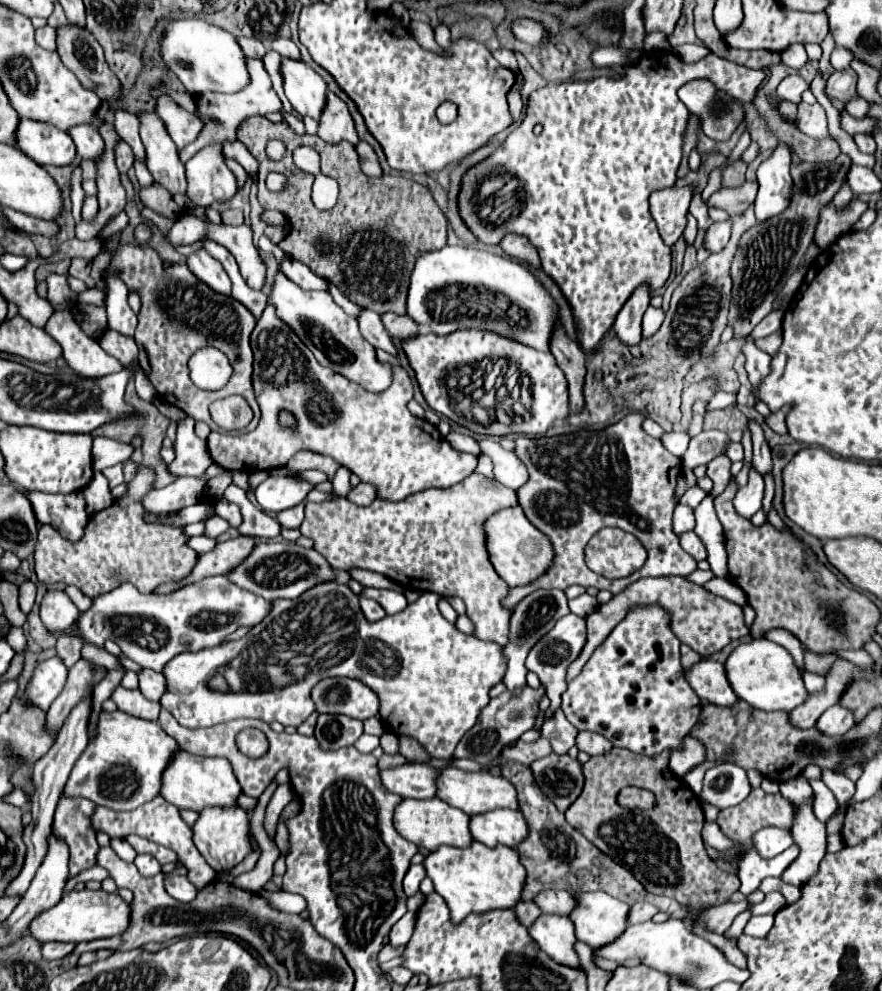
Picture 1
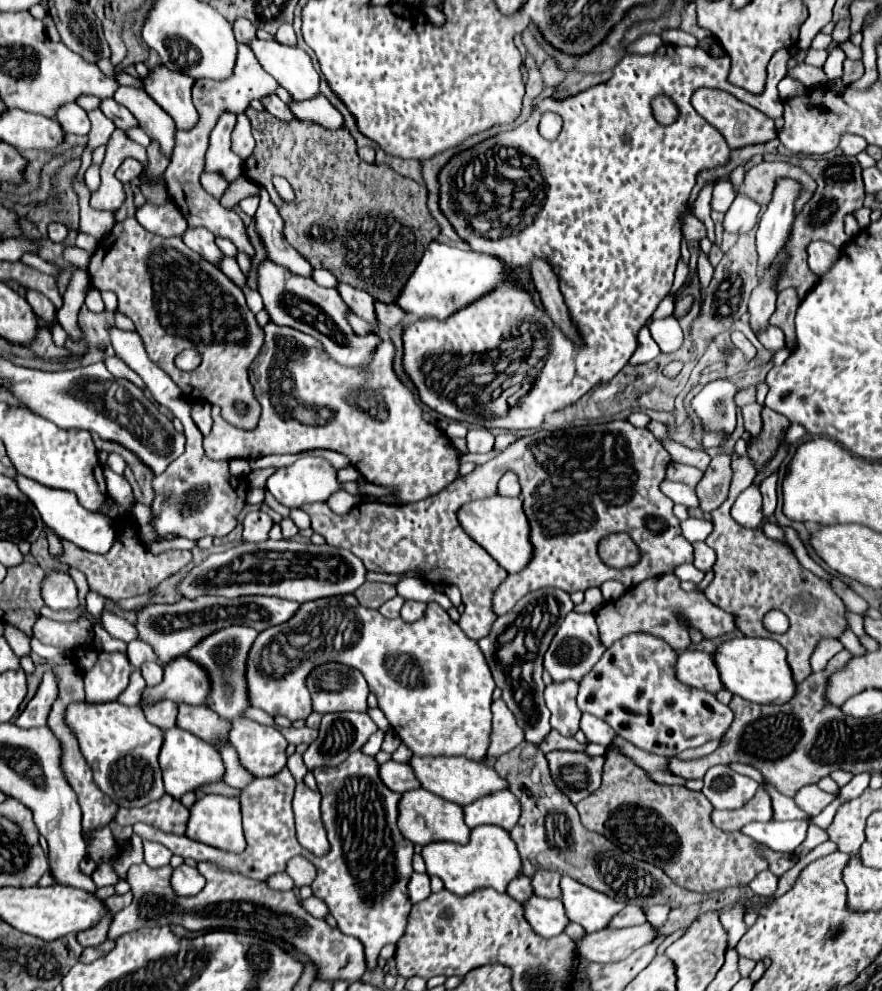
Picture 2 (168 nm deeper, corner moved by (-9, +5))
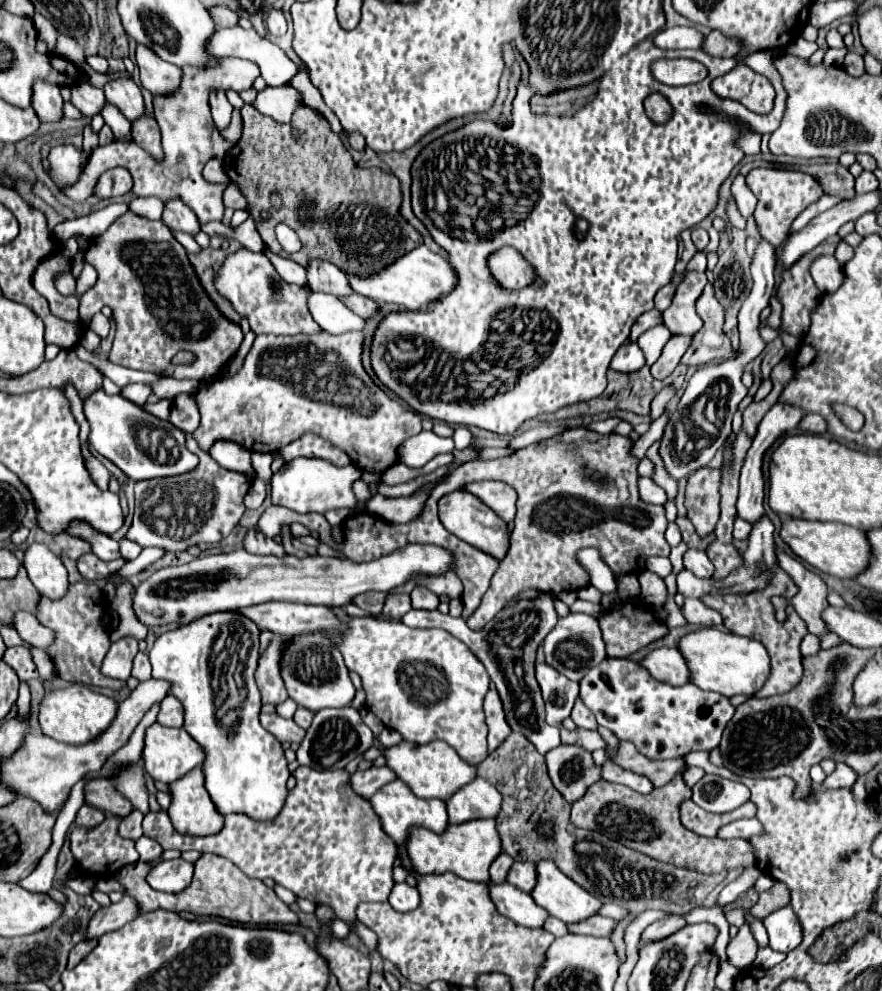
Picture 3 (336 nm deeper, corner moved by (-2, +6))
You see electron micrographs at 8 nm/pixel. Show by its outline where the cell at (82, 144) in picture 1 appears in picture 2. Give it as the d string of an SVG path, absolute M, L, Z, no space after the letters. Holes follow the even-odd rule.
M75 102L63 104L55 112L55 120L61 124L61 128L67 134L89 134L89 118L83 108L79 108Z

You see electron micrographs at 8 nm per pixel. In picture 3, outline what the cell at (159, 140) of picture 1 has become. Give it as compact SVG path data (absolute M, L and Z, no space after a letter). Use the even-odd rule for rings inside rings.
M116 79L104 85L106 101L116 105L128 121L136 121L136 117L146 113L144 99L140 87L132 79Z

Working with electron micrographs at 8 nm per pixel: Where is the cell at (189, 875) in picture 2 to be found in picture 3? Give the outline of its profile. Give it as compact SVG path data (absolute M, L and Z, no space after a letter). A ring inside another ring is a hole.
M184 859L174 861L160 861L152 867L148 875L148 883L156 891L164 893L182 893L194 877L194 865Z

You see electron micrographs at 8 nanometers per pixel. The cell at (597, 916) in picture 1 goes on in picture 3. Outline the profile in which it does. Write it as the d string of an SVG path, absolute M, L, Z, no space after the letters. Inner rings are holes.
M540 861L536 869L538 885L534 887L532 897L552 917L562 919L564 923L580 923L600 911L602 903L570 877L566 877L554 865L554 861Z

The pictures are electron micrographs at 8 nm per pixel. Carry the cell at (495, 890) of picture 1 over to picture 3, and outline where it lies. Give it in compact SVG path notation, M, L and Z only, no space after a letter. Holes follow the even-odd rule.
M474 819L468 823L450 825L442 835L436 835L422 827L414 827L410 831L406 851L408 851L414 871L420 875L432 875L432 873L440 875L440 873L450 871L468 881L488 883L490 881L488 869L494 857L502 853L502 845L500 845L500 835L496 833L494 819Z

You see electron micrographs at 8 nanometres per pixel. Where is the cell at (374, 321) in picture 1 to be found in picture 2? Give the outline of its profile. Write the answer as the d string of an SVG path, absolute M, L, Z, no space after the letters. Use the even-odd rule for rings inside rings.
M343 282L337 284L337 292L339 292L339 296L343 298L343 302L345 302L351 310L355 310L363 320L367 320L367 322L371 322L373 326L377 326L377 324L375 324L375 308L373 308L373 302L375 302L375 300L373 300L367 292L357 290L357 288L353 288L353 286L349 286L349 284L343 284Z

